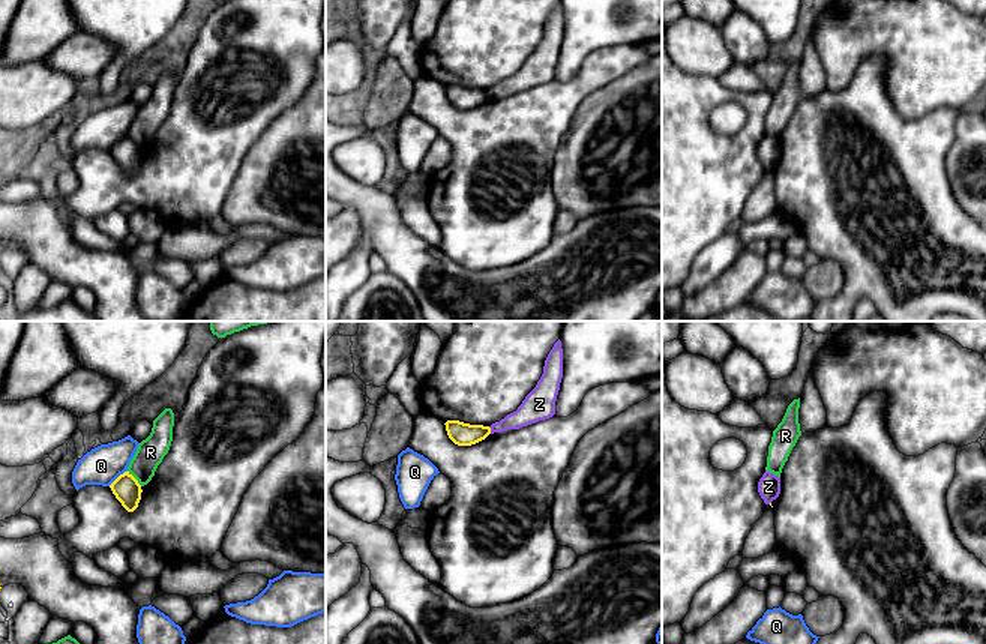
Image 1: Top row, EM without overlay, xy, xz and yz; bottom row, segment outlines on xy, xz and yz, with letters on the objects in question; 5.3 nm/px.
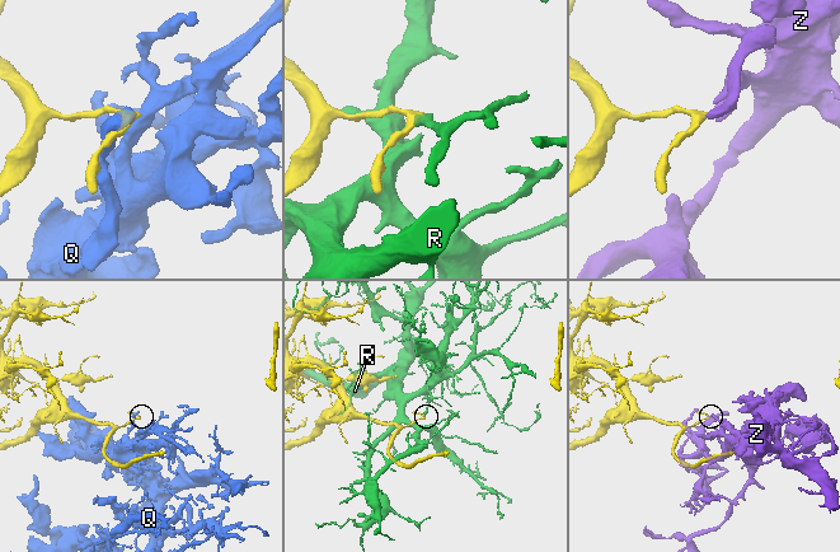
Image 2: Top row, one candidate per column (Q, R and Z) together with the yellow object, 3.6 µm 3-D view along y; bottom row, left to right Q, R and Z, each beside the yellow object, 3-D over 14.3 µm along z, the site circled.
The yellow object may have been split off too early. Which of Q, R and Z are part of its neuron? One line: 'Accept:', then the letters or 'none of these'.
Accept: none of these

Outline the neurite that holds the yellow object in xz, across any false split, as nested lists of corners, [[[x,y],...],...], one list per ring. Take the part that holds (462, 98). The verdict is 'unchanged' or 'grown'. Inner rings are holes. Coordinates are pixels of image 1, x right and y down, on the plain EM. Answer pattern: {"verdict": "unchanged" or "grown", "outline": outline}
{"verdict": "unchanged", "outline": [[[447,84],[444,89],[449,102],[458,110],[476,108],[491,98],[491,92],[483,89],[470,89],[459,84]]]}

